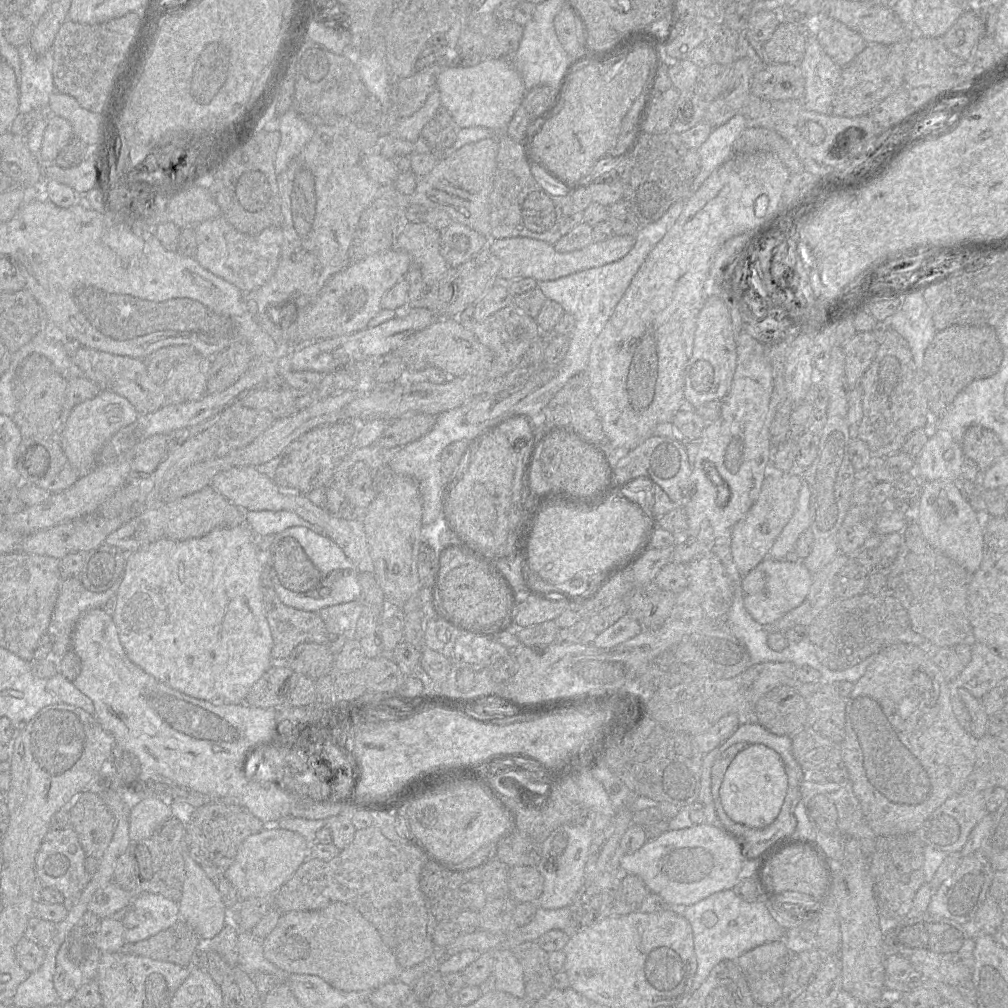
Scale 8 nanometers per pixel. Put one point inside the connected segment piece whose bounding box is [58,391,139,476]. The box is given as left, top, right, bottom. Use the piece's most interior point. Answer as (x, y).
(92, 423)

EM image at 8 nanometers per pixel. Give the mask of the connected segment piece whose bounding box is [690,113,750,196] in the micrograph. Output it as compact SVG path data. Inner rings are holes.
M738 113L726 123L713 128L708 139L697 150L700 156L700 172L690 187L690 196L715 169L736 155L734 142L749 125L748 118L743 113Z

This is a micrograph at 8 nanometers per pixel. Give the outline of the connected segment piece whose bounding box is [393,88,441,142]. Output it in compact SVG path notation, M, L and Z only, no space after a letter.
M435 88L431 92L424 105L409 117L399 118L393 133L398 137L410 141L416 142L423 127L428 121L434 119L436 110L441 106L439 91Z

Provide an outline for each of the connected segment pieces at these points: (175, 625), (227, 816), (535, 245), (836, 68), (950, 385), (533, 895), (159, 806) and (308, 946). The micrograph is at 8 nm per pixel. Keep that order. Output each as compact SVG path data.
M247 524L216 528L203 537L184 541L160 539L127 554L112 616L127 657L149 675L188 696L244 703L252 686L273 665L273 639L261 587L264 568L256 536Z
M209 803L196 808L186 825L186 846L189 855L218 888L225 907L237 908L238 913L242 899L232 883L225 877L225 872L233 863L241 843L262 829L264 829L262 821L247 808L223 803Z
M612 235L607 240L593 241L582 249L565 253L556 251L554 245L545 241L529 237L490 239L487 247L501 261L499 283L509 283L520 278L552 281L576 272L604 266L622 259L634 244L635 235Z
M811 34L800 67L805 78L803 105L811 111L832 114L832 102L840 85L842 67L824 51Z
M952 325L937 331L924 353L922 375L931 419L939 419L954 398L972 381L996 374L1004 358L992 326Z
M515 866L508 874L509 896L517 903L536 902L543 892L544 879L534 866Z
M146 797L133 806L129 813L131 842L151 837L159 826L171 817L170 803L161 797Z
M340 901L318 910L283 913L276 927L263 940L263 953L267 960L288 974L317 975L343 991L372 991L393 980L405 969L398 964L375 926L354 906Z

